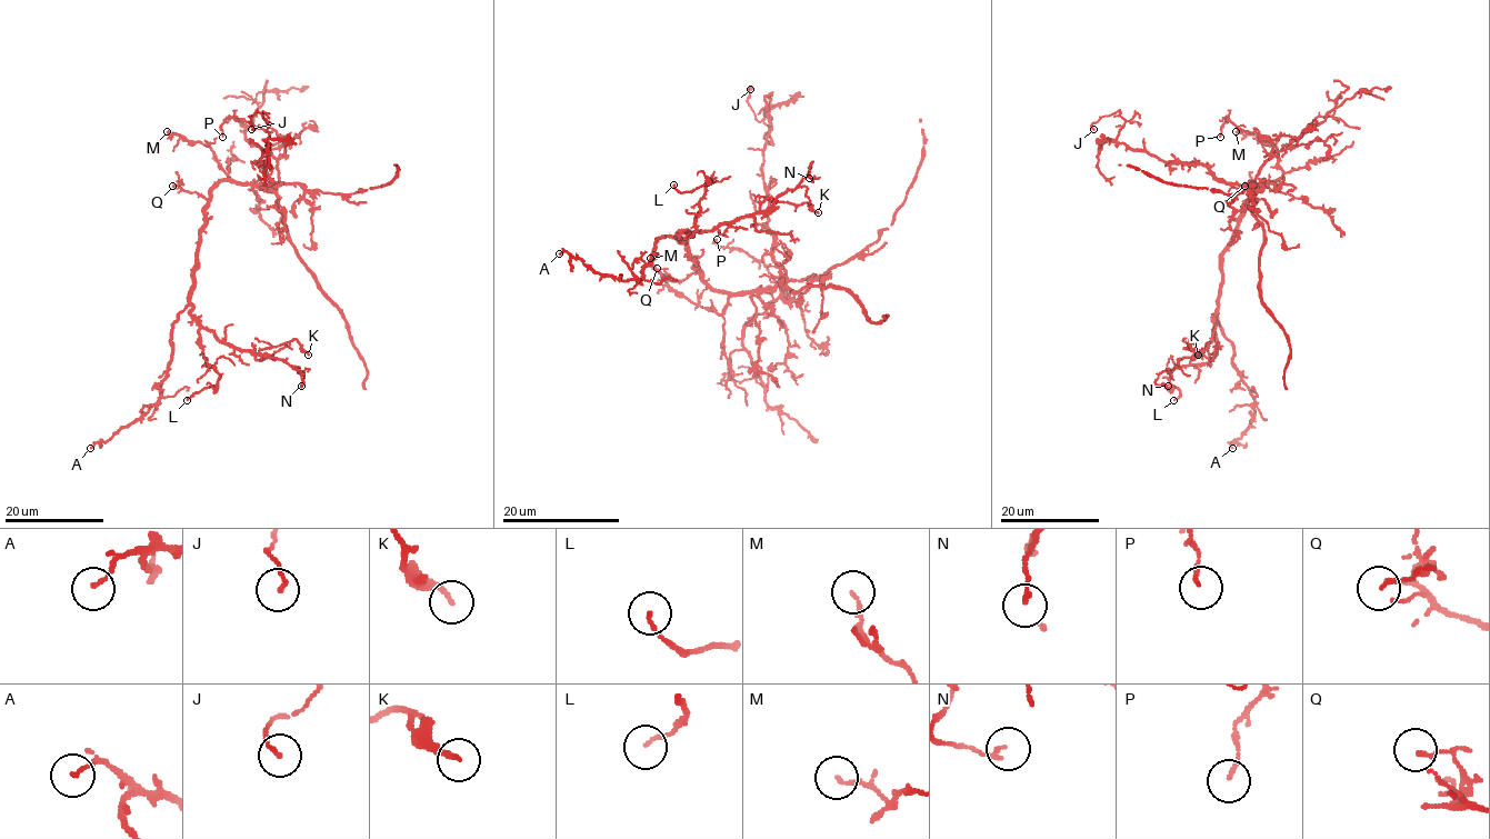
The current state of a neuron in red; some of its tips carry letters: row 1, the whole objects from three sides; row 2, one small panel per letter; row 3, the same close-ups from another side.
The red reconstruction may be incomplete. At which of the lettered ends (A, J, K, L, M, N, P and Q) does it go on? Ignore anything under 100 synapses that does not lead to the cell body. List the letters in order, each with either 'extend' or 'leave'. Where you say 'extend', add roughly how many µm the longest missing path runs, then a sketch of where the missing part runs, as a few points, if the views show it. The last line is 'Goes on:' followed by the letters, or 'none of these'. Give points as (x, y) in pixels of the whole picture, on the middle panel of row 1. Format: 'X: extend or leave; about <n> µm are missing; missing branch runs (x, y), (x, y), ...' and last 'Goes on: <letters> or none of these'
A: leave
J: leave
K: leave
L: leave
M: leave
N: leave
P: leave
Q: leave
Goes on: none of these

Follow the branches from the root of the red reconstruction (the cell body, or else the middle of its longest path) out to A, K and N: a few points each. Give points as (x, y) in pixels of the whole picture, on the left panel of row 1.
A: (209, 197), (196, 256), (194, 287), (189, 303), (173, 323), (172, 358), (161, 395), (146, 412), (90, 448)
K: (209, 197), (196, 256), (191, 315), (219, 339), (242, 350), (258, 353), (296, 339), (308, 355)
N: (209, 197), (196, 256), (191, 315), (226, 343), (276, 357), (297, 369), (303, 381), (301, 386)

